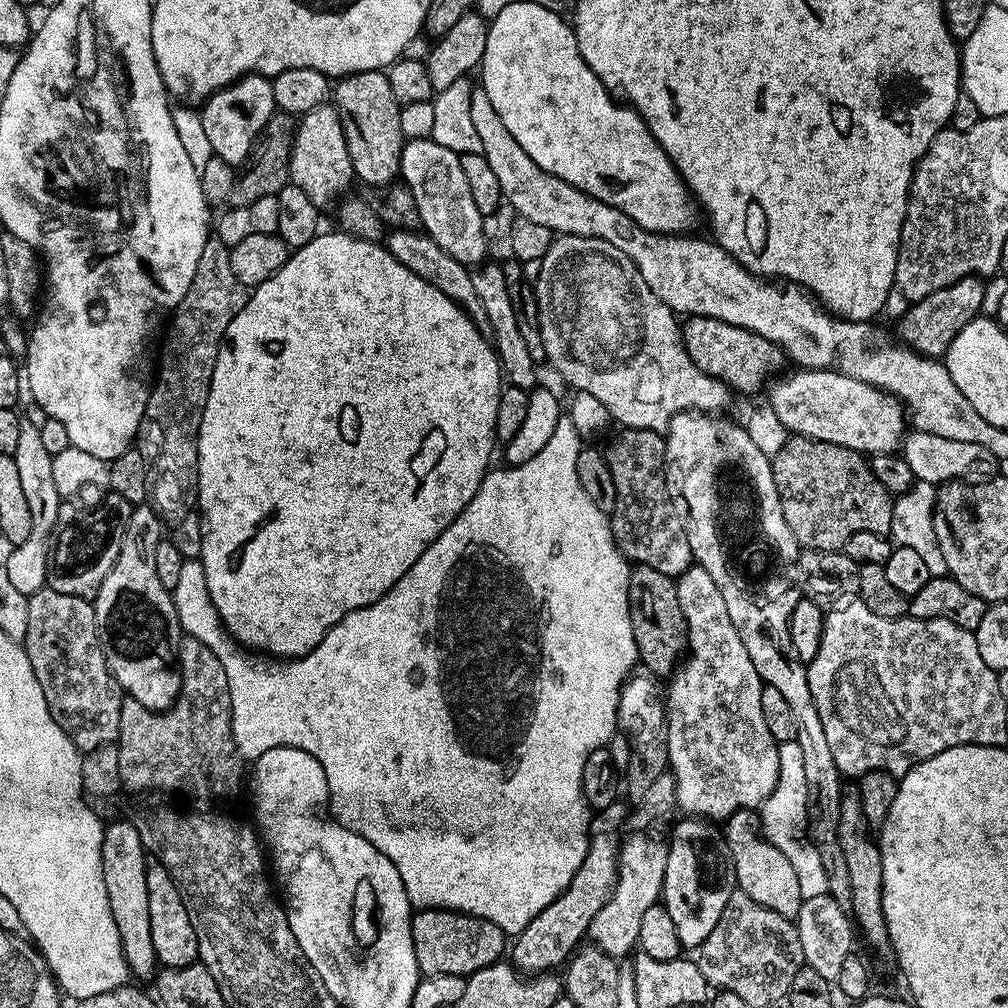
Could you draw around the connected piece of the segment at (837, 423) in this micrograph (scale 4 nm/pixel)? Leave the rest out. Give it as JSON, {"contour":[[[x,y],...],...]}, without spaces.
{"contour":[[[827,368],[792,371],[796,372],[789,371],[771,381],[767,389],[768,400],[766,400],[767,407],[772,408],[778,422],[789,433],[821,440],[827,444],[846,446],[869,457],[881,456],[884,452],[895,453],[901,447],[906,435],[906,409],[889,392],[883,392],[881,388],[875,388],[866,382],[858,382],[856,378],[850,378],[846,374]]]}

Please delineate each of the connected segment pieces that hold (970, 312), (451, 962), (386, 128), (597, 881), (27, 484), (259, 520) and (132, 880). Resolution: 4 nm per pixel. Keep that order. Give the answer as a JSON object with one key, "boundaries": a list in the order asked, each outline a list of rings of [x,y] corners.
{"boundaries":[[[[967,276],[957,284],[946,286],[942,290],[934,290],[934,294],[926,294],[926,298],[909,303],[900,325],[896,328],[895,335],[899,343],[911,348],[913,352],[919,352],[922,356],[943,357],[950,342],[954,342],[960,331],[981,315],[984,299],[988,296],[988,288],[984,284],[987,283],[981,277]]],[[[447,908],[413,911],[412,937],[414,958],[418,958],[418,966],[424,976],[454,974],[467,978],[486,966],[501,963],[503,956],[500,955],[506,952],[506,934],[494,922]]],[[[387,71],[355,72],[339,77],[330,92],[346,134],[346,150],[350,150],[352,174],[366,186],[393,183],[400,175],[400,155],[406,143],[400,123],[401,104],[390,91]]],[[[617,802],[599,809],[592,817],[590,839],[586,858],[582,858],[582,866],[578,866],[578,874],[570,878],[570,886],[538,914],[522,931],[515,933],[510,944],[510,963],[517,972],[525,974],[539,974],[552,972],[567,965],[571,955],[581,947],[587,937],[590,922],[594,922],[594,914],[602,910],[616,888],[618,874],[618,860],[622,843],[622,829],[630,815],[627,803]]],[[[22,419],[22,426],[18,429],[18,447],[12,457],[18,465],[18,483],[22,486],[22,494],[30,510],[30,538],[15,545],[13,553],[7,559],[7,577],[18,590],[18,594],[27,598],[48,583],[48,553],[50,541],[56,531],[62,497],[58,494],[58,485],[54,482],[53,456],[44,448],[39,423],[31,424],[30,419]]],[[[324,230],[319,233],[323,240],[328,240],[330,244],[338,244],[346,256],[300,256],[295,251],[289,255],[288,261],[266,282],[262,282],[254,289],[251,289],[248,301],[238,310],[234,322],[226,326],[224,341],[220,343],[220,353],[214,362],[214,374],[210,382],[210,394],[206,398],[206,406],[202,414],[200,423],[200,437],[198,438],[198,482],[196,491],[198,493],[198,511],[202,522],[202,550],[199,554],[199,561],[204,565],[206,574],[206,590],[210,594],[210,602],[220,615],[220,623],[224,625],[232,639],[237,644],[255,650],[260,654],[267,654],[272,658],[299,658],[314,650],[322,638],[343,616],[350,614],[359,608],[370,606],[382,594],[386,594],[422,558],[422,554],[429,548],[437,538],[452,525],[454,518],[462,514],[462,510],[478,494],[478,486],[483,482],[484,477],[490,471],[488,463],[492,460],[492,447],[498,444],[496,438],[496,415],[498,414],[498,398],[502,387],[502,373],[500,370],[500,360],[496,357],[495,347],[490,343],[489,337],[484,336],[481,329],[472,321],[472,317],[464,311],[460,305],[455,304],[442,290],[434,290],[430,282],[418,278],[398,258],[394,258],[391,252],[385,256],[364,256],[364,240],[349,236],[347,232],[339,230]]],[[[131,819],[104,824],[102,878],[106,882],[106,898],[110,898],[110,914],[114,914],[114,926],[118,926],[128,971],[137,981],[151,981],[158,971],[154,937],[150,935],[150,902],[146,899],[146,870],[149,863],[142,838]]]]}

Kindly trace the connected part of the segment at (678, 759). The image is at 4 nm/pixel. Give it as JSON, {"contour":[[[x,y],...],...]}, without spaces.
{"contour":[[[693,563],[682,575],[675,577],[678,590],[678,602],[682,606],[682,614],[688,627],[688,646],[682,663],[670,677],[672,685],[666,688],[666,715],[669,730],[669,762],[668,767],[676,779],[676,803],[681,809],[685,808],[687,815],[692,818],[703,818],[709,822],[724,822],[735,812],[759,809],[760,805],[774,794],[774,786],[778,786],[778,750],[780,744],[770,734],[766,727],[766,718],[762,718],[762,690],[764,684],[758,670],[754,670],[754,662],[750,662],[750,654],[746,654],[746,646],[742,646],[742,638],[738,638],[738,630],[734,630],[734,622],[730,622],[730,614],[726,611],[726,601],[710,578],[709,572],[701,564]]]}

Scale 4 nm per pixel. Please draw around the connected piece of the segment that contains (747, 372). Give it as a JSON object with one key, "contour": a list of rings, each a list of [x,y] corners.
{"contour":[[[694,316],[683,323],[681,336],[691,361],[707,376],[724,383],[733,393],[756,392],[785,371],[786,357],[782,349],[762,338],[762,334],[742,330],[740,326],[730,326],[728,322],[718,322],[714,318]]]}

